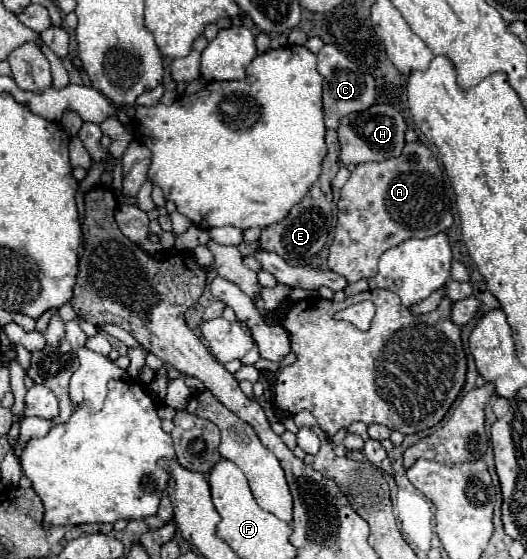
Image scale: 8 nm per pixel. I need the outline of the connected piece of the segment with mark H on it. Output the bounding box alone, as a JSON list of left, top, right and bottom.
[339,104,407,166]

